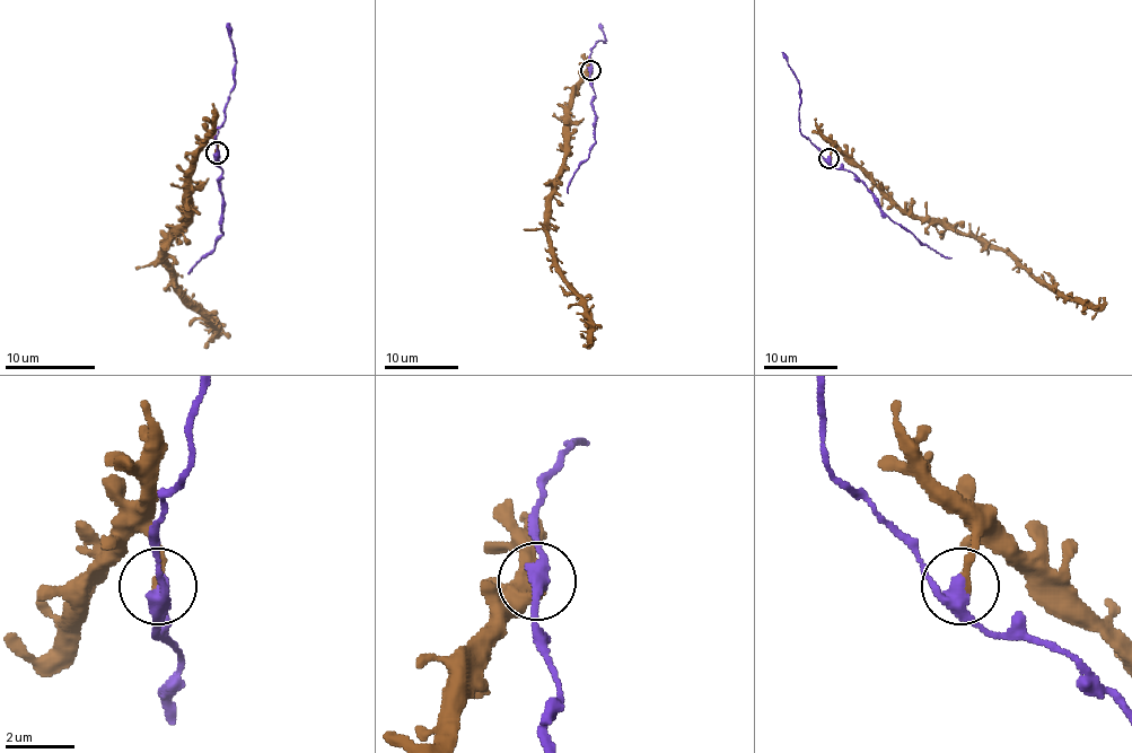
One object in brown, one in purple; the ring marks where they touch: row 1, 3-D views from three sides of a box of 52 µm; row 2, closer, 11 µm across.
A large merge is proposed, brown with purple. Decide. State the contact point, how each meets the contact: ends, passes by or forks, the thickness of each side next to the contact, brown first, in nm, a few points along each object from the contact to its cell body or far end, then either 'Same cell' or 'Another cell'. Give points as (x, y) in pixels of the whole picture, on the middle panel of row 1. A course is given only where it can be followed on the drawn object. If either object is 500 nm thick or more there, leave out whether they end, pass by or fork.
Place: (590, 70). At the ring brown ends. At the ring purple passes by. Thickness 400 nm (brown) against 360 nm. Course of brown: (589, 70), (569, 111), (569, 141), (549, 225), (552, 265), (584, 308), (588, 343), (582, 347). Course of purple: (591, 70), (595, 137), (589, 156), (575, 173), (568, 193). Another cell

